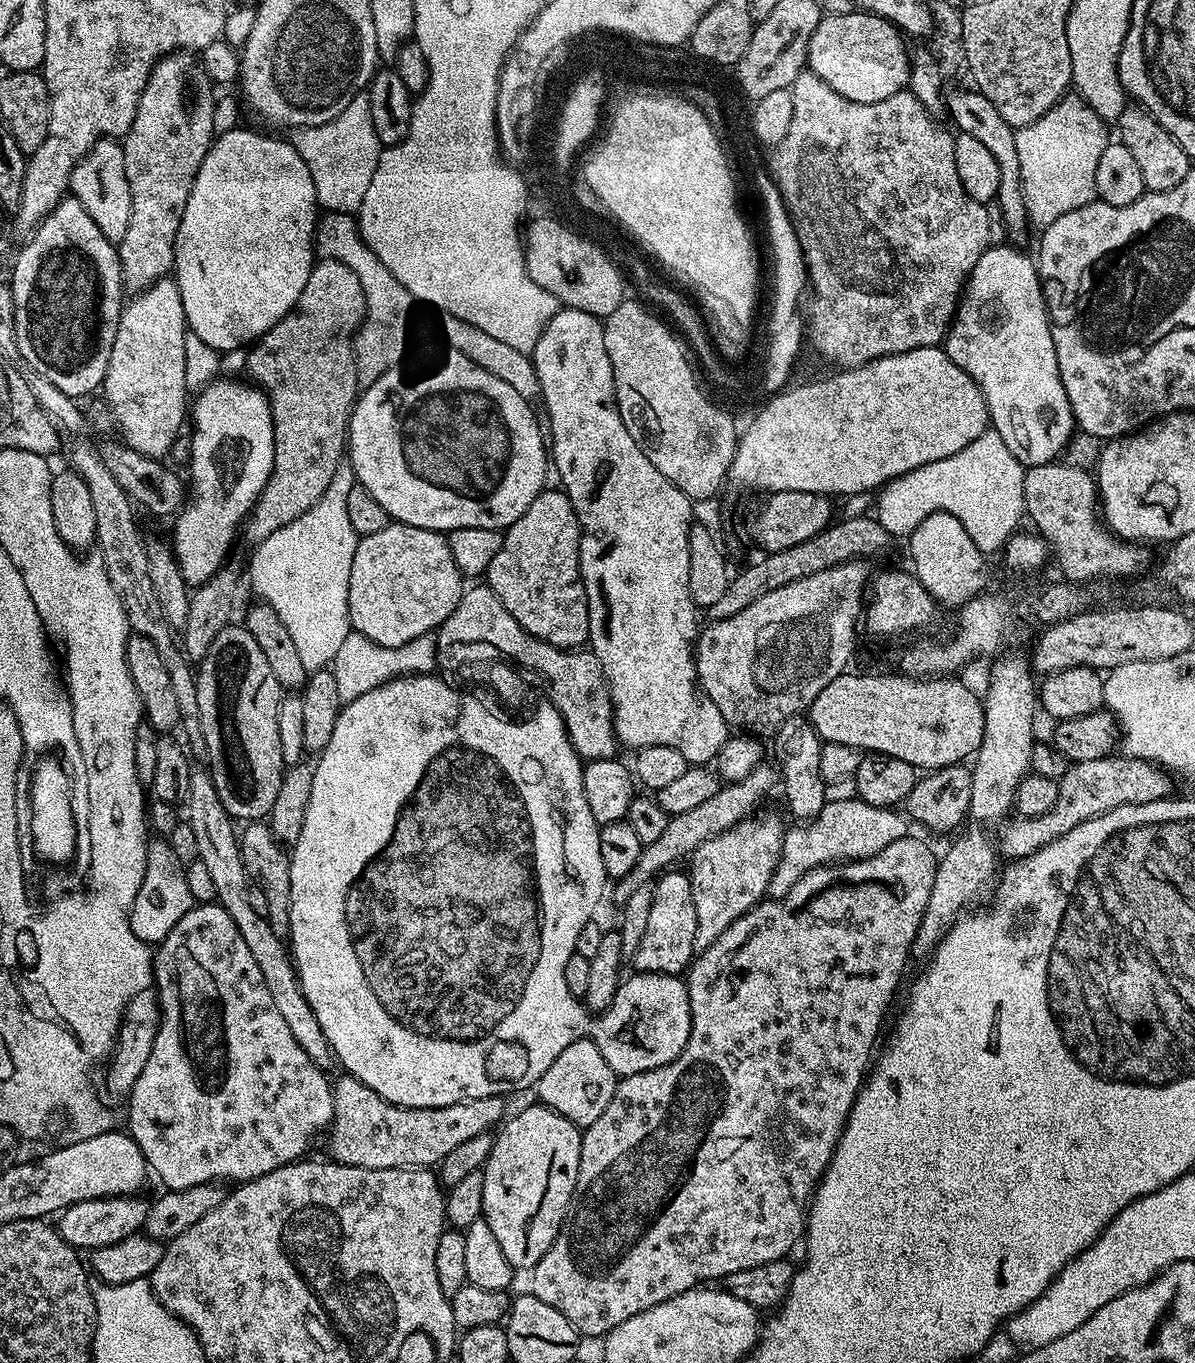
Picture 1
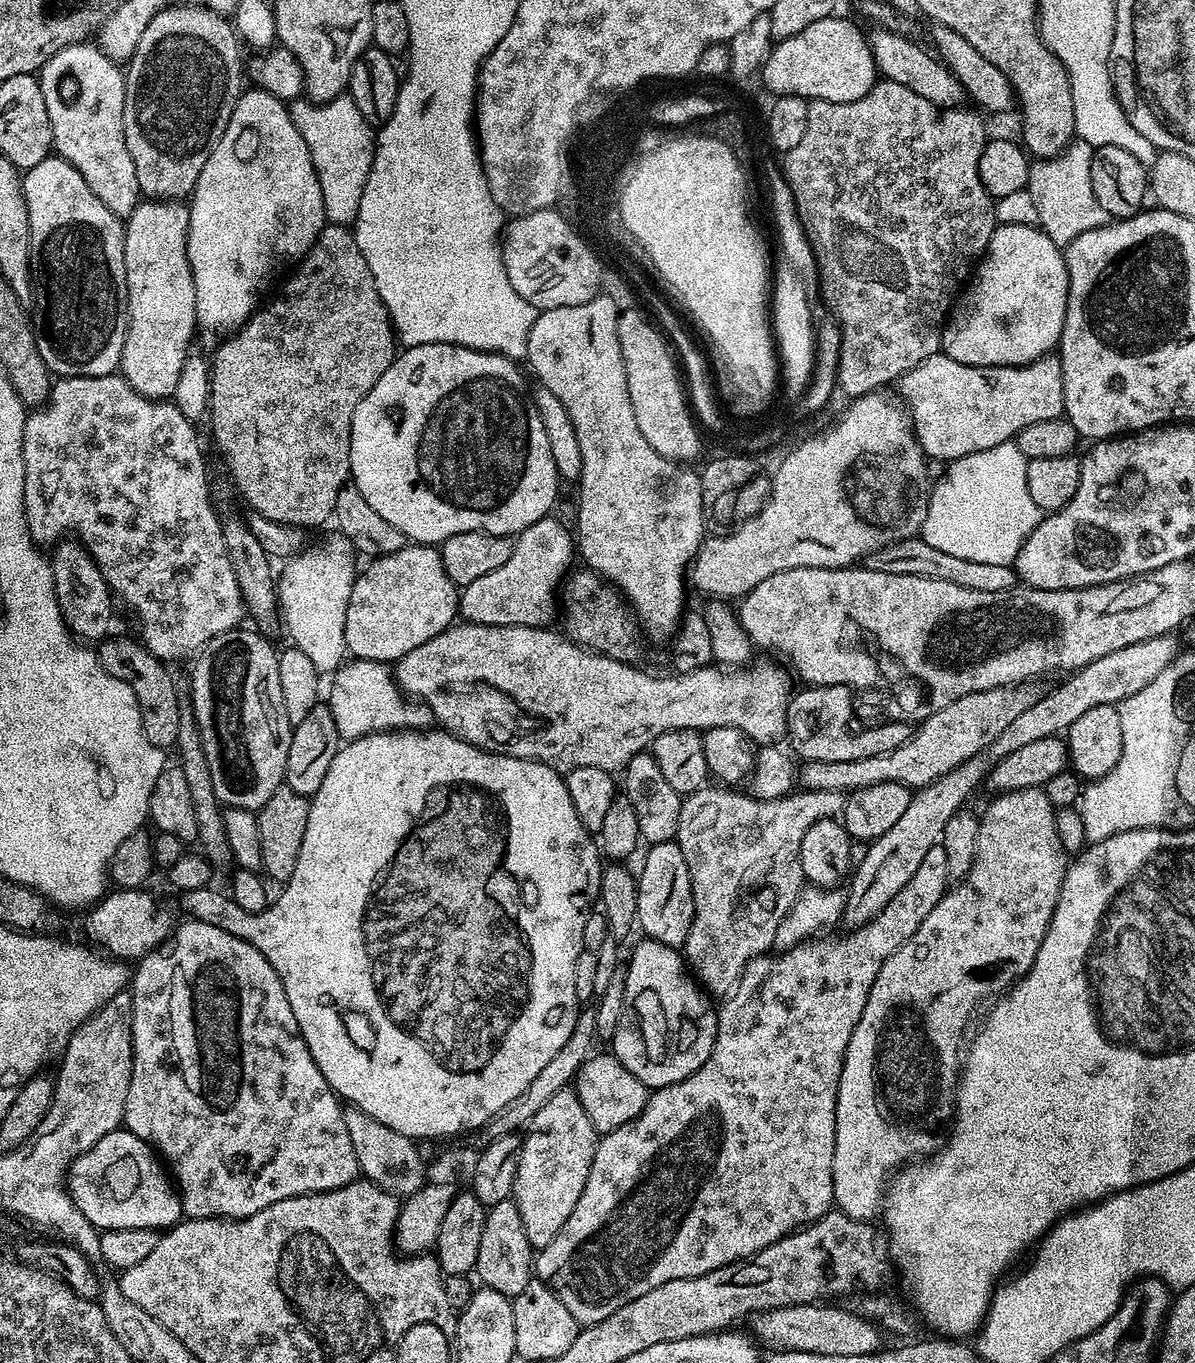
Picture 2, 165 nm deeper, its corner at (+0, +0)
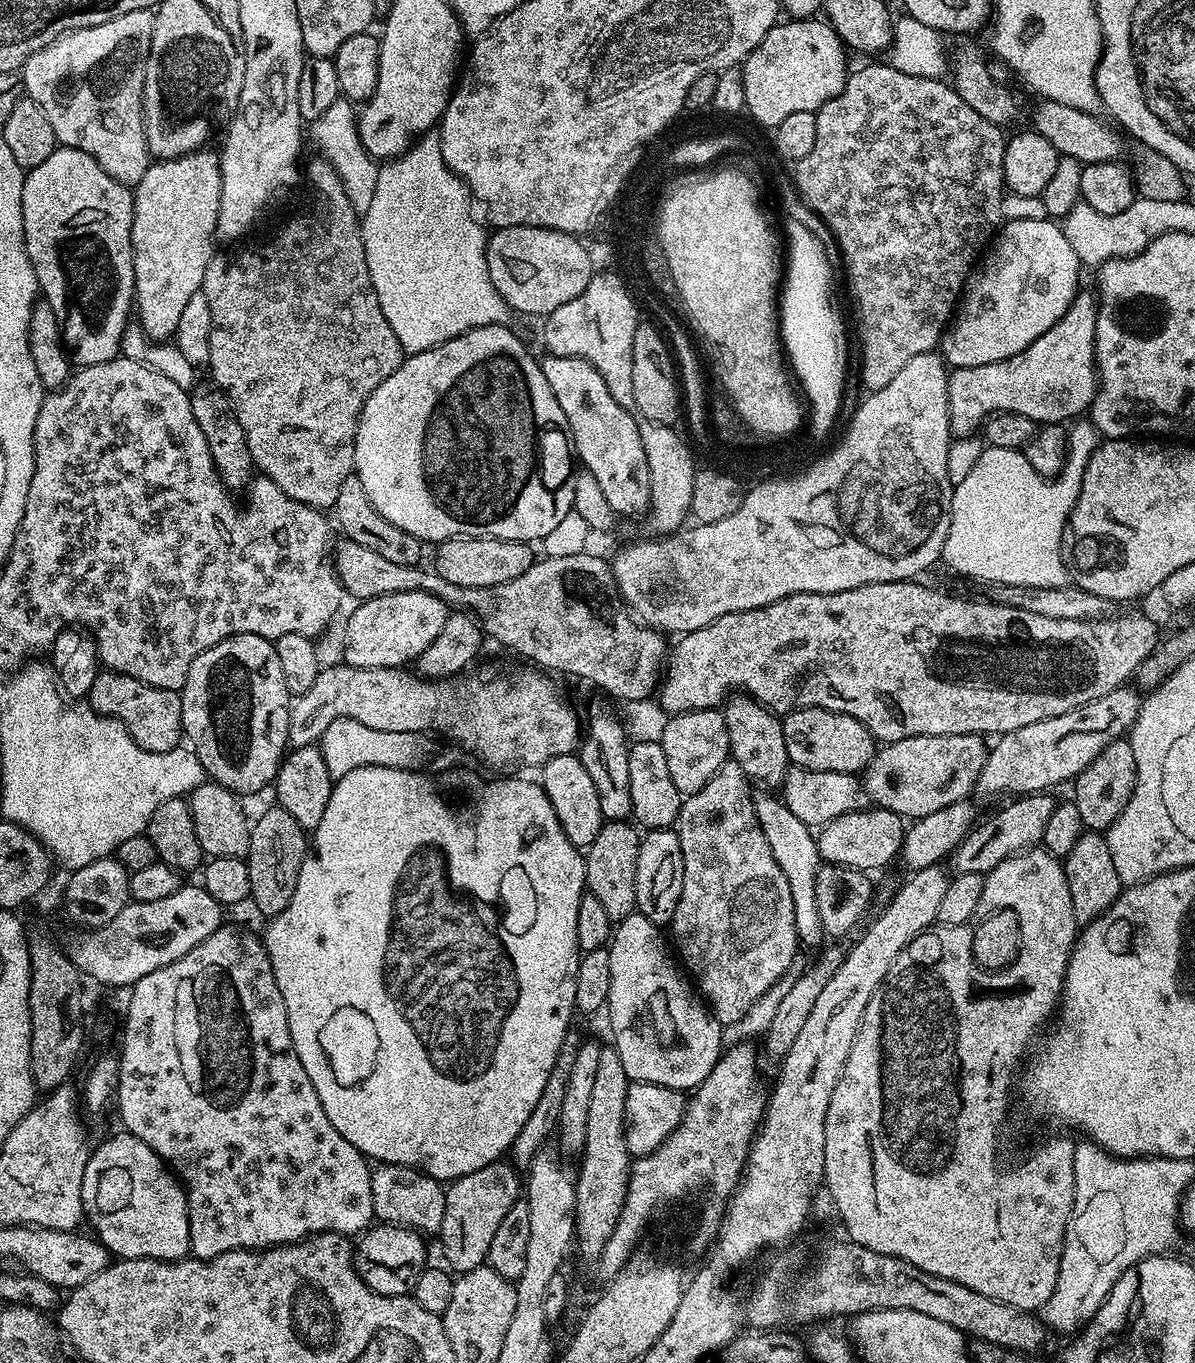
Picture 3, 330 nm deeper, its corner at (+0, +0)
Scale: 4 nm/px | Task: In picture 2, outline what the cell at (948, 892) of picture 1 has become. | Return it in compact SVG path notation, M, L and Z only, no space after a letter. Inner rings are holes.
M1043 787L1038 788L1015 788L1013 792L1002 792L991 797L993 800L989 802L988 809L985 810L984 816L979 817L980 825L978 826L978 840L976 842L976 853L973 854L974 862L970 866L970 870L964 875L963 880L953 883L949 887L948 891L944 893L944 897L938 902L938 906L934 906L934 910L930 910L930 914L926 914L926 918L922 918L922 922L918 926L918 930L910 937L905 944L903 944L898 950L894 950L890 954L890 958L886 958L886 962L882 966L882 970L878 970L878 978L874 982L874 986L870 990L870 996L866 998L866 1006L862 1010L862 1018L858 1018L858 1026L854 1026L854 1034L850 1034L850 1044L846 1046L846 1054L844 1055L844 1061L842 1062L842 1072L838 1078L838 1094L836 1095L836 1129L834 1130L834 1166L832 1167L832 1177L834 1178L834 1204L841 1212L845 1212L851 1220L863 1220L865 1222L872 1222L881 1215L882 1212L882 1189L885 1187L886 1181L893 1175L894 1170L899 1169L901 1166L907 1165L909 1162L919 1161L921 1158L927 1158L932 1155L941 1147L941 1137L936 1137L934 1133L927 1132L924 1129L924 1116L933 1116L936 1120L947 1121L954 1112L954 1093L958 1087L958 1069L962 1064L962 1049L966 1044L966 1036L964 1040L964 1031L968 1028L968 1023L972 1020L972 1011L975 1010L976 1004L983 1002L987 996L991 998L999 997L1001 994L1007 993L1008 989L1016 983L1018 977L1026 975L1030 970L1030 966L1034 962L1034 958L1038 954L1040 949L1040 942L1044 937L1046 930L1050 924L1050 918L1052 917L1052 907L1058 902L1058 894L1060 893L1060 887L1064 881L1064 869L1066 867L1066 853L1062 842L1058 838L1058 826L1056 825L1056 809L1052 807L1050 798L1046 798ZM987 968L1016 968L1016 973L1012 972L984 972Z

